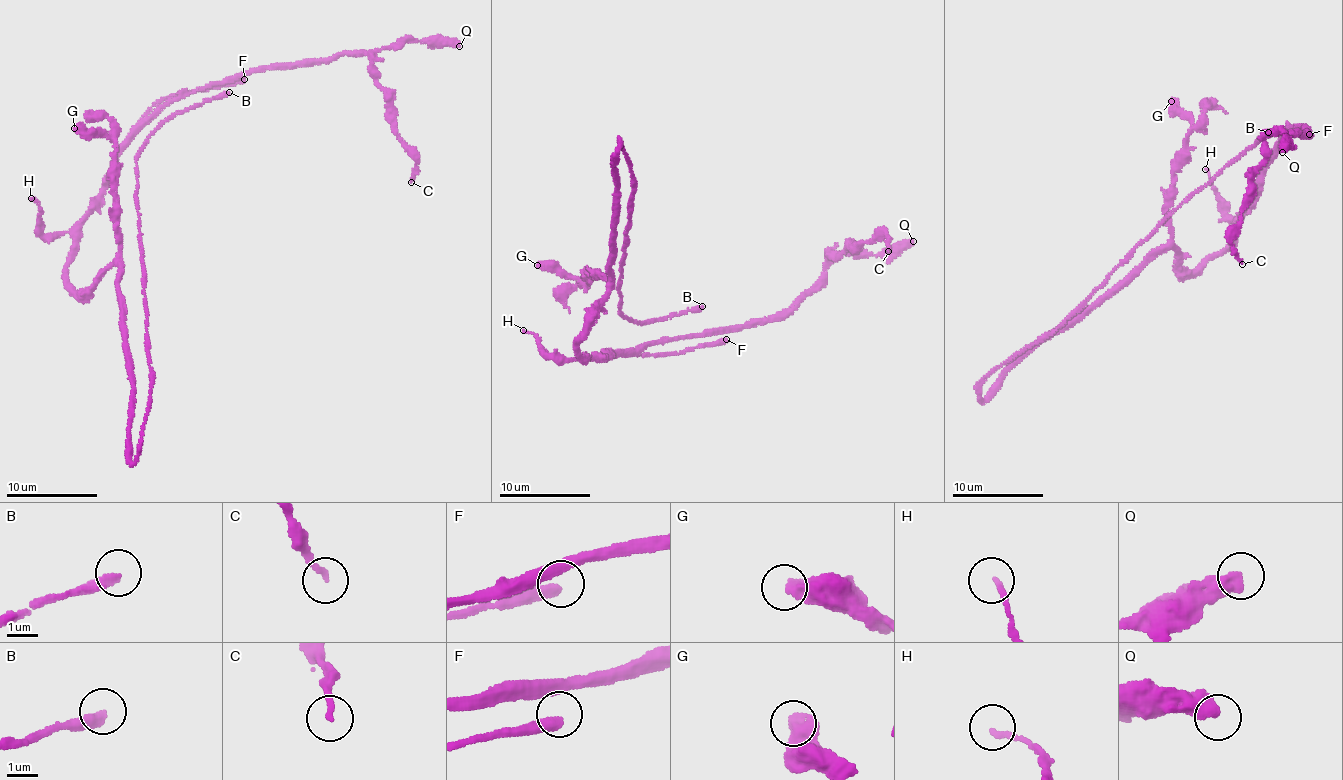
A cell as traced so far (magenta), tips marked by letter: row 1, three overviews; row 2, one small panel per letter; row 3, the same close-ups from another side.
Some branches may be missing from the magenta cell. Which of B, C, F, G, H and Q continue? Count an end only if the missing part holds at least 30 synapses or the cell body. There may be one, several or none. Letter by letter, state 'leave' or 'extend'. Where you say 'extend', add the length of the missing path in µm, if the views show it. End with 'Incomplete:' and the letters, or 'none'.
B: extend | 80 µm
C: leave
F: extend | 30 µm
G: leave
H: leave
Q: leave
Incomplete: B, F

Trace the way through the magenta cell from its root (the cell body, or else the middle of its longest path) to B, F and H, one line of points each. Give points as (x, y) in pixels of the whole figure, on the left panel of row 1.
B: (119, 277), (135, 381), (129, 429), (132, 461), (137, 458), (152, 386), (135, 159), (166, 121), (229, 92)
F: (119, 277), (114, 264), (79, 292), (65, 269), (77, 225), (114, 154), (153, 105), (244, 79)
H: (119, 277), (114, 264), (79, 292), (65, 269), (73, 239), (68, 232), (43, 233), (31, 198)

